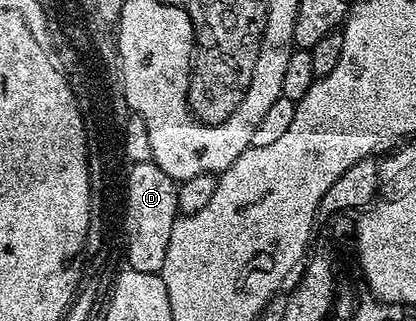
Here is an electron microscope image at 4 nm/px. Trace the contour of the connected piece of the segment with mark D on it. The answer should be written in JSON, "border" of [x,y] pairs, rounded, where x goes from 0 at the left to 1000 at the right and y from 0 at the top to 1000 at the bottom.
{"border":[[[363,508],[356,520],[325,523],[313,564],[313,645],[308,651],[305,723],[315,726],[313,788],[315,822],[325,822],[327,841],[351,838],[356,847],[389,850],[397,829],[397,788],[406,782],[406,729],[416,729],[416,704],[433,670],[425,604],[430,576],[387,517]]]}

